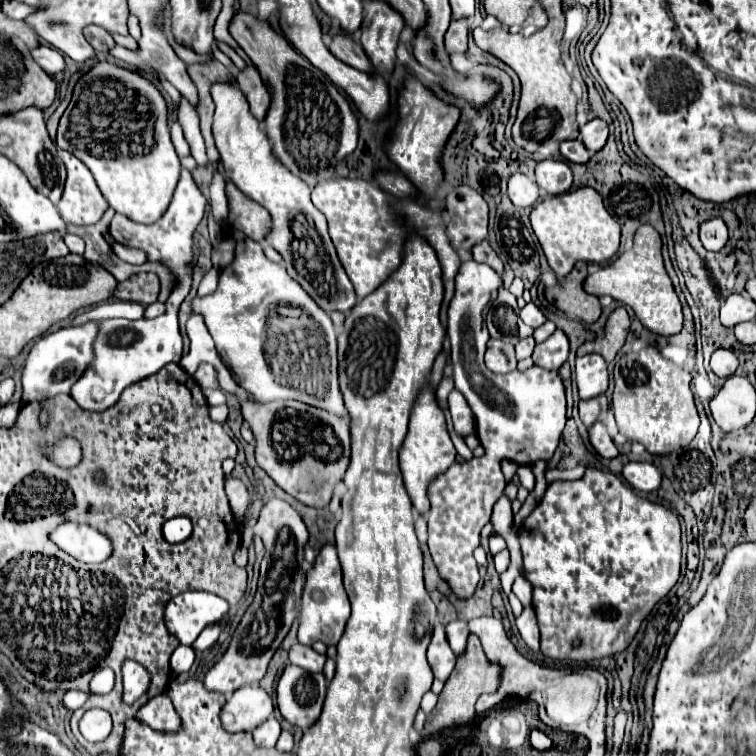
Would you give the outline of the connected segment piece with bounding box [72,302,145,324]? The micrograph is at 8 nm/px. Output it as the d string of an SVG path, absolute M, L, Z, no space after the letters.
M102 302L98 308L80 314L72 324L82 324L86 320L104 320L104 318L126 318L137 320L142 317L145 307L137 302Z

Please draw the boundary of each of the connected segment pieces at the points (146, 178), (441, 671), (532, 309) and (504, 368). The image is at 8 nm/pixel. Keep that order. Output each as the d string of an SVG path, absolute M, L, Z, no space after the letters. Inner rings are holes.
M96 64L86 76L78 80L72 94L72 102L60 120L56 144L58 148L72 150L72 154L88 166L102 196L106 198L108 206L114 212L140 224L154 224L166 212L182 170L180 158L170 140L170 130L166 120L168 120L166 102L160 90L150 80L146 80L144 76L132 70ZM126 124L152 124L152 130L136 128L134 132L130 132L126 130Z
M436 626L434 634L432 634L432 642L428 646L428 664L430 664L432 672L434 672L434 676L440 682L446 682L452 668L454 668L454 662L456 662L456 656L448 646L444 628Z
M530 302L530 304L526 304L522 310L520 310L520 318L528 324L528 326L532 326L532 328L538 328L538 326L542 326L544 322L546 322L546 316Z
M490 340L486 350L486 366L496 374L506 374L516 368L514 346L502 340Z

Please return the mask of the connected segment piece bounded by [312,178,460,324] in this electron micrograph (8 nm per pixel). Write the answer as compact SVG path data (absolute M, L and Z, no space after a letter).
M334 178L324 184L318 184L312 190L312 202L314 206L326 216L328 228L330 228L330 238L336 246L338 258L348 274L348 278L354 284L354 290L358 298L368 296L372 290L376 290L388 274L394 272L400 264L402 256L402 232L400 232L400 218L396 214L404 216L408 220L408 230L418 230L420 236L426 236L432 248L436 248L438 260L442 264L442 274L444 274L444 306L442 306L442 322L446 324L446 308L454 292L454 276L460 268L460 258L456 250L448 244L446 238L446 224L444 224L444 212L438 208L432 208L428 204L412 202L412 200L396 200L394 196L388 196L386 192L374 188L366 180L352 180L352 178Z

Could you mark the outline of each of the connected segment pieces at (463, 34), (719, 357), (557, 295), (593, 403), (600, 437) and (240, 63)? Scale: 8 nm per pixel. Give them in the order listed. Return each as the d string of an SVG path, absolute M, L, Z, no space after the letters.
M470 18L452 20L452 24L450 24L448 32L446 32L446 48L448 48L448 54L454 54L454 52L466 52L468 24L470 24Z
M716 348L712 358L710 358L710 368L718 378L728 378L736 372L738 368L738 358L732 350L726 348Z
M578 262L566 278L562 278L554 288L550 288L550 296L556 308L560 308L572 318L592 324L600 318L602 308L598 298L584 290L582 286L584 280L586 280L586 262Z
M590 398L590 400L580 400L580 420L584 422L584 426L586 428L590 428L596 420L598 420L598 416L600 416L600 412L604 410L604 398Z
M596 422L590 430L590 444L594 446L594 450L602 456L602 458L616 458L618 456L618 448L614 446L610 434L608 434L608 428L602 424L602 422Z
M215 39L214 44L225 53L233 62L233 64L239 69L242 70L246 67L246 62L242 59L240 55L236 53L236 51L231 48L228 44L222 41L218 41Z

